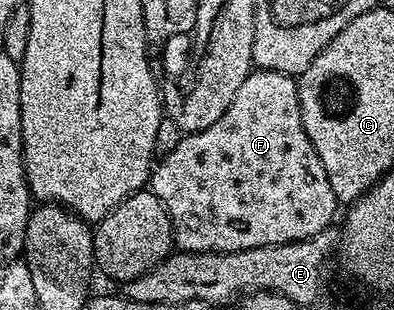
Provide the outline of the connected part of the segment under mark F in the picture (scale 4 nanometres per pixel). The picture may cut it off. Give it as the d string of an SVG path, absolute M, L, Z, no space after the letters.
M255 69L251 72L244 80L244 84L240 84L232 104L228 104L228 112L224 112L224 116L220 116L220 120L216 120L212 128L204 128L195 134L183 136L180 144L176 144L176 149L161 155L160 161L153 167L148 186L168 212L174 229L174 246L187 254L227 254L261 246L283 246L289 242L303 242L306 238L314 238L320 231L327 229L334 218L334 209L339 209L340 206L332 192L332 184L328 184L324 164L320 164L320 156L316 156L316 148L312 148L312 140L308 140L308 132L304 132L297 81L291 75L281 74L275 70Z

